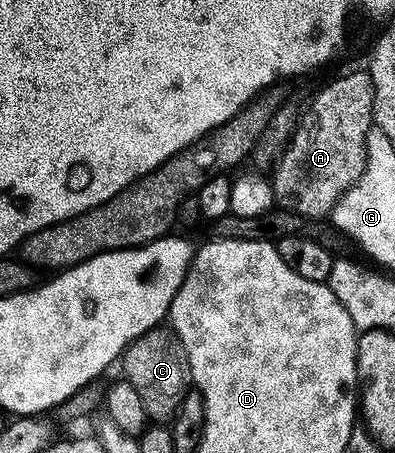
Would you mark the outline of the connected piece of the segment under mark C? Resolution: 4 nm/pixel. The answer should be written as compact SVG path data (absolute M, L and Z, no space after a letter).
M149 331L131 346L126 380L138 391L147 420L153 426L171 426L182 411L189 389L194 385L194 374L186 343L175 331Z

